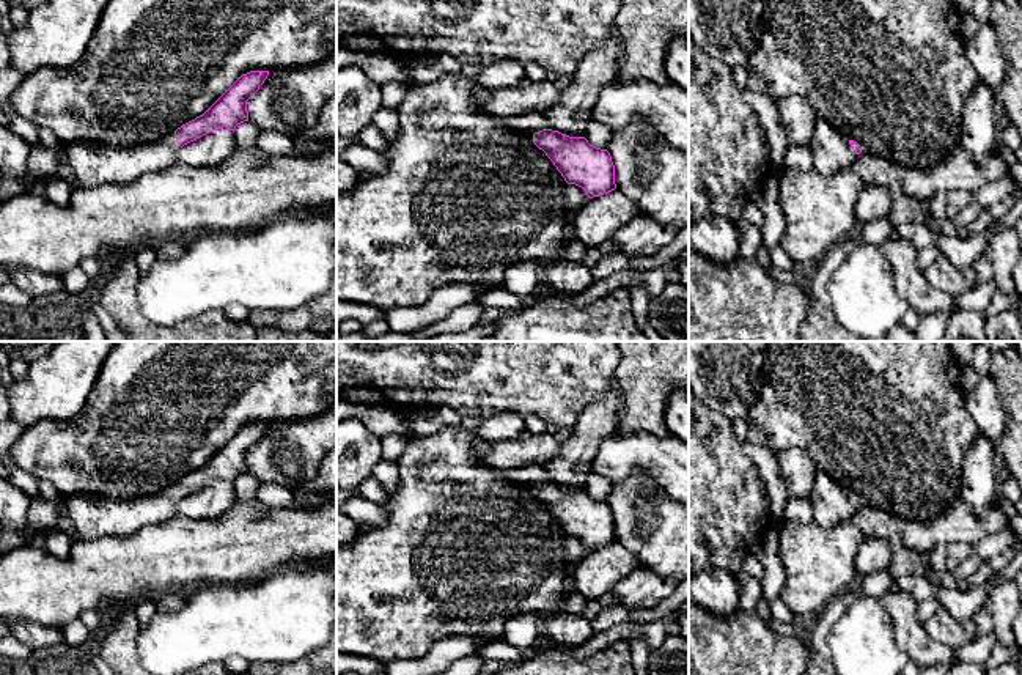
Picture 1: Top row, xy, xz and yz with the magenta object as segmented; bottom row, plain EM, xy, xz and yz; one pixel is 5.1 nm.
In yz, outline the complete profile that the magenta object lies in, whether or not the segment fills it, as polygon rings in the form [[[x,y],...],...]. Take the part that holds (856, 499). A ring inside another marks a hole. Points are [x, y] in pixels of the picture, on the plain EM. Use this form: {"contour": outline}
{"contour": [[[819,469],[813,474],[810,500],[813,519],[822,527],[854,519],[857,508],[862,505],[862,499],[857,494],[847,492]]]}

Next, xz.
{"contour": [[[546,464],[503,469],[513,483],[533,488],[533,496],[546,505],[568,537],[582,540],[590,551],[616,541],[615,518],[607,502],[596,500],[585,489],[569,489],[547,480]]]}

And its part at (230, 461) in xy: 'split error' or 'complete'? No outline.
split error

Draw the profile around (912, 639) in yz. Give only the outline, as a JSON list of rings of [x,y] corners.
[[[887,590],[879,601],[891,615],[893,636],[909,661],[914,661],[921,670],[931,666],[950,664],[954,650],[936,644],[917,618],[918,601],[903,592]]]

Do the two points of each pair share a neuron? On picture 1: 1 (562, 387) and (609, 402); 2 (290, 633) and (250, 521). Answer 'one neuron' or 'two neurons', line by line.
1: two neurons
2: two neurons

